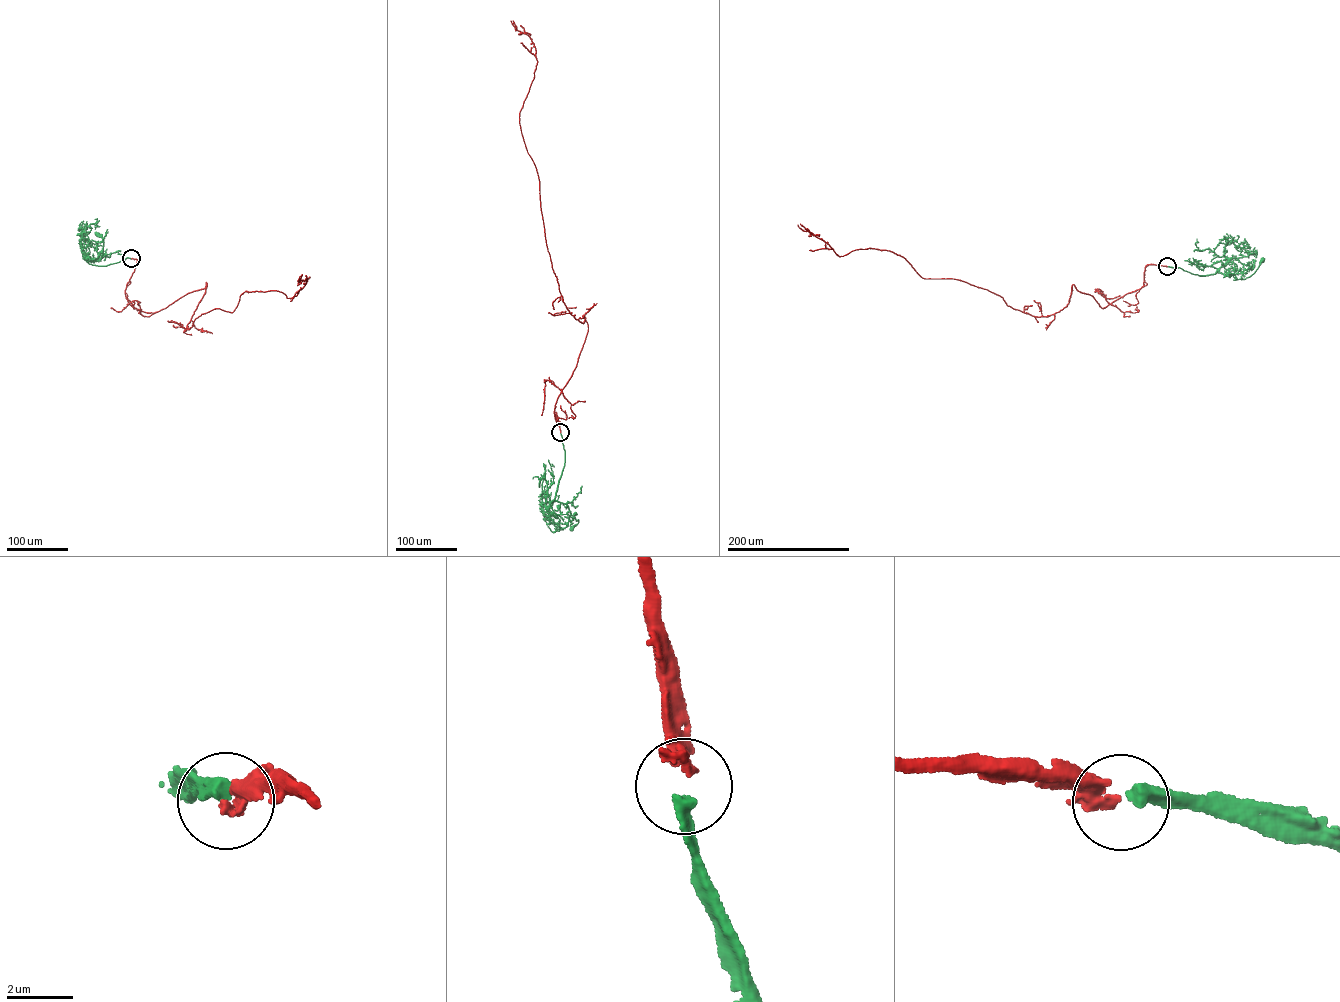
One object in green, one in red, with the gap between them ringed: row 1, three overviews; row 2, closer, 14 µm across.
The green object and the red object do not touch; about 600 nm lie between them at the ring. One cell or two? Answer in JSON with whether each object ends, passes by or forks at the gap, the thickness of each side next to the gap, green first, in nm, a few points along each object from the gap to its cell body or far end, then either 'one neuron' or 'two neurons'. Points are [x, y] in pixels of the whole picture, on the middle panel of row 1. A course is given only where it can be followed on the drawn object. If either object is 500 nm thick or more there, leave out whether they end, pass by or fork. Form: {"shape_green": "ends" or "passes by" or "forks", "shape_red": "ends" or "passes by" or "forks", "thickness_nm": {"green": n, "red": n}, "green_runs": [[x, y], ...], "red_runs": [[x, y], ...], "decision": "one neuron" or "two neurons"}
{"shape_green": "ends", "shape_red": "forks", "thickness_nm": {"green": 440, "red": 220}, "green_runs": [[560, 433], [565, 460], [550, 507], [557, 514], [578, 519], [573, 527]], "red_runs": [[560, 432], [555, 404], [588, 327], [563, 302], [548, 250], [538, 177], [519, 122], [536, 51], [511, 20]], "decision": "one neuron"}

